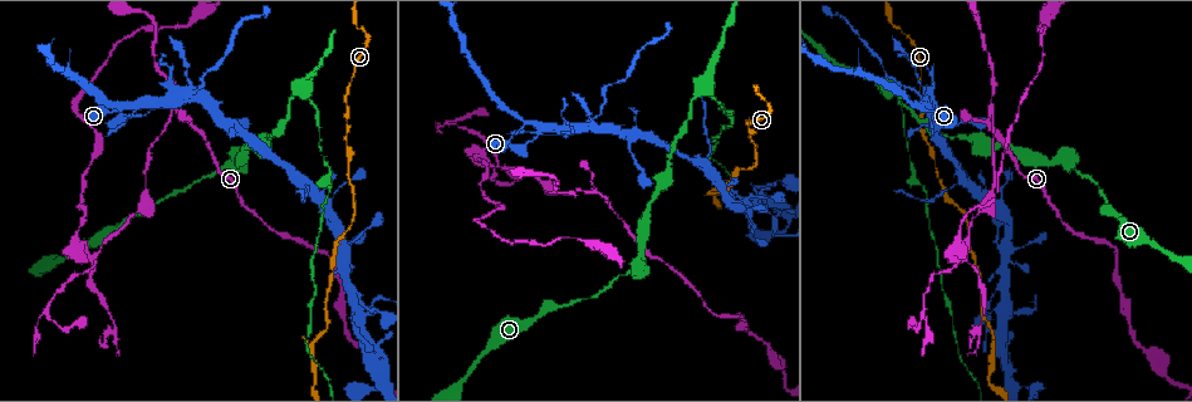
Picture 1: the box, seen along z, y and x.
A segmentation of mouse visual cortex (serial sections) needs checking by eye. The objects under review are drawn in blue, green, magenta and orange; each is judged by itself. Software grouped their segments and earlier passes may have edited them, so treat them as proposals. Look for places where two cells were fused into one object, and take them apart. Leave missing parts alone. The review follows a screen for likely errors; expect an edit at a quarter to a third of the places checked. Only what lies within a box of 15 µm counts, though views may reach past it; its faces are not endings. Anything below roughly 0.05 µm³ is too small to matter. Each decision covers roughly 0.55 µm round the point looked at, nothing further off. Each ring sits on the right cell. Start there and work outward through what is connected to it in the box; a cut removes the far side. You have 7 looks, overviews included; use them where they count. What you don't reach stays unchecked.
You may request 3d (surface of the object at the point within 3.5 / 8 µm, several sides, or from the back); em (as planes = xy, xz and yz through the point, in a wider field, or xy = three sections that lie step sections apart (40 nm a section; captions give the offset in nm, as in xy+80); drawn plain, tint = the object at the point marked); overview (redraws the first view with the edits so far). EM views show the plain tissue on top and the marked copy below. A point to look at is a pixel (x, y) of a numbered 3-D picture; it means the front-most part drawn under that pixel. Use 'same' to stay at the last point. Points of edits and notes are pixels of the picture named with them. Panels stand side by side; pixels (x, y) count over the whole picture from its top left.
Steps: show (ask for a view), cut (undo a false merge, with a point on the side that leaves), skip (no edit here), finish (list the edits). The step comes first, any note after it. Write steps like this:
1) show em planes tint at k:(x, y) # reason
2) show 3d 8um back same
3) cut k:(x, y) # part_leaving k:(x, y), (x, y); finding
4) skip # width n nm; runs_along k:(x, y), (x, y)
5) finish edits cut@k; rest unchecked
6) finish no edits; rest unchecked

show 3d 3.5um at 1:(491, 345) # thick turns thin

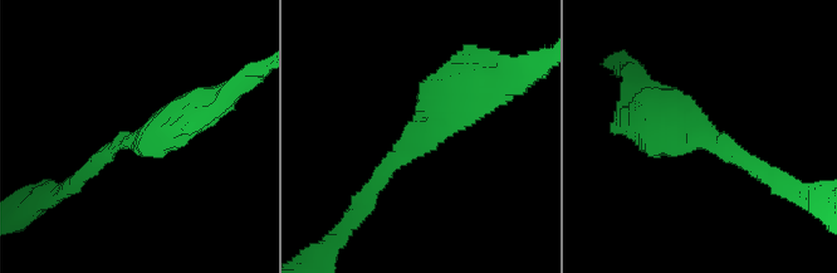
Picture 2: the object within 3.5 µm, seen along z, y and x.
skip # runs_along 2:(474, 87), (427, 107), (370, 194); continuous, no second cell

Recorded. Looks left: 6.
show 3d 8um at 1:(576, 189) # three-way junction

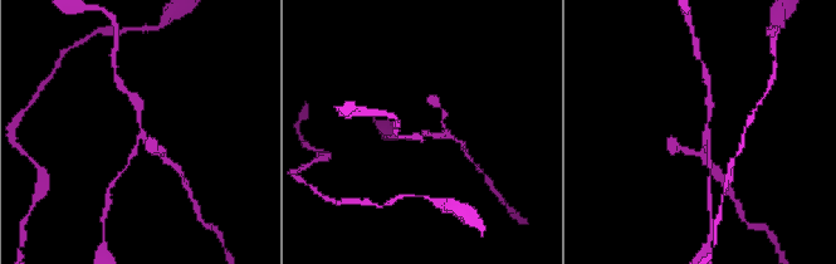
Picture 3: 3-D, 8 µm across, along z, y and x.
show em xy step 1 tint at 3:(427, 134)

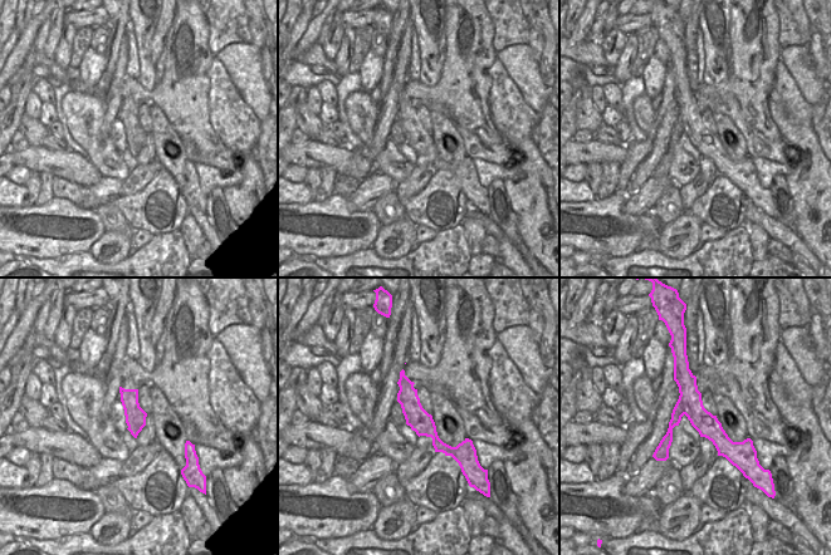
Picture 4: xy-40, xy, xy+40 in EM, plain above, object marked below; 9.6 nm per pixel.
cut 3:(130, 157) # arm_widths 150, 150, 200 nm; border 4:(679, 396), (685, 413); a second cell is stuck on

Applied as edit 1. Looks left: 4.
show 3d 3.5um back at 1:(528, 121)

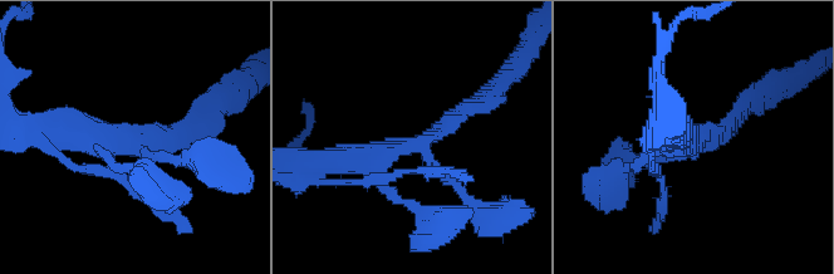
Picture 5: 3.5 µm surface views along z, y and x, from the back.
show em planes tint at 5:(691, 145) # arms 4; arm_widths 150, 150, 200, 350 nm; need the tissue

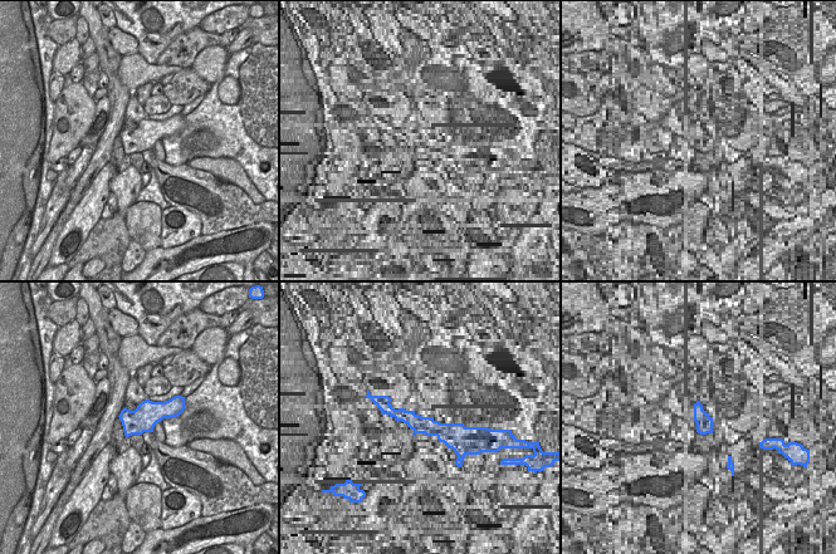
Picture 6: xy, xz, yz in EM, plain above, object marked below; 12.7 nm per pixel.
skip # runs_along 5:(475, 206), (417, 145), (341, 161); one cell here

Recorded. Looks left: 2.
finish edits cut@3; rest unchecked

